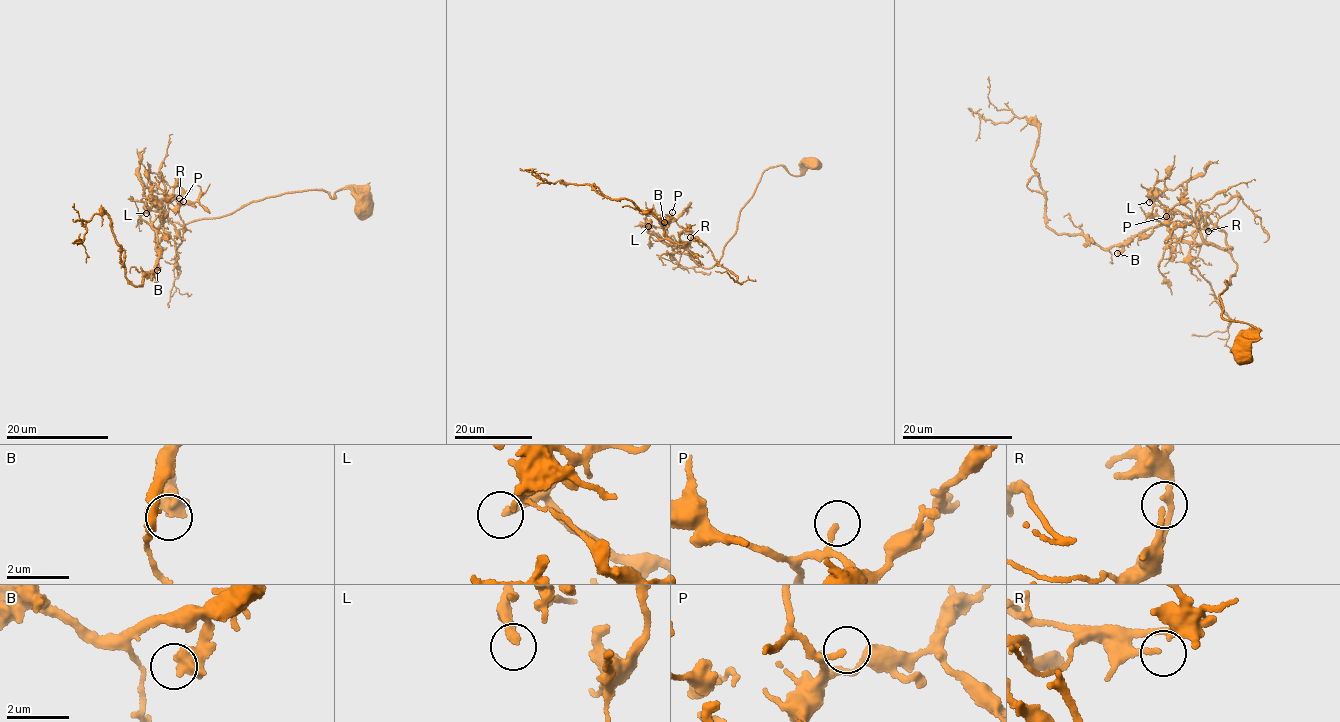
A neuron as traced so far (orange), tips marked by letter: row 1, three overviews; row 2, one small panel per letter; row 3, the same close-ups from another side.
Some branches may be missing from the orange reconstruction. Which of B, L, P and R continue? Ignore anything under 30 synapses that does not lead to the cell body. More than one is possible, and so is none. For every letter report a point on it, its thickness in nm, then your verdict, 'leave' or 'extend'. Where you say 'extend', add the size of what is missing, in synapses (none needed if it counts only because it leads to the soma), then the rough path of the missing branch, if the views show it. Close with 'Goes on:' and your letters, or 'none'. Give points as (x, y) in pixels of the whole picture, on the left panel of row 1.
B: place (157, 270); calibre 600 nm; leave
L: place (146, 213); calibre 280 nm; extend; 300 synapses; course (146, 213), (151, 218), (146, 194), (125, 173), (125, 156), (105, 159), (103, 164)
P: place (183, 201); calibre 110 nm; leave
R: place (179, 198); calibre 130 nm; leave
Goes on: L

